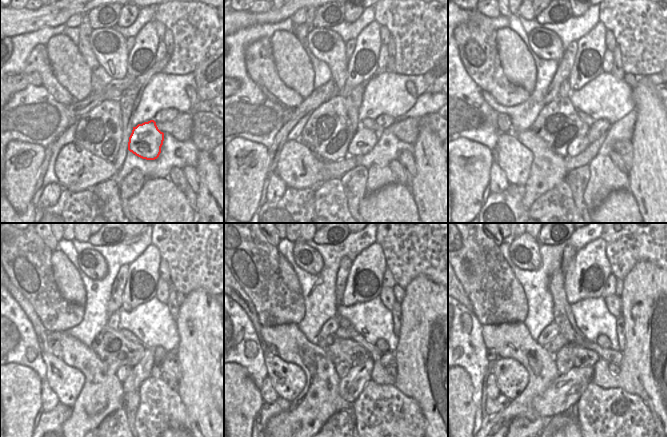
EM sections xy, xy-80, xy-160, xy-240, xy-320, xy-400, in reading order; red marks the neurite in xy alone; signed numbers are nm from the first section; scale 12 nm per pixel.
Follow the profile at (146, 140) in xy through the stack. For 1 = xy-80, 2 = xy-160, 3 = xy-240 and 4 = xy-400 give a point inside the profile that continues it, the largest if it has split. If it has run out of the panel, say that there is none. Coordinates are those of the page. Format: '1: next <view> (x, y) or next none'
1: next xy-80 (364, 139)
2: next xy-160 (577, 146)
3: next xy-240 (122, 372)
4: next xy-400 (563, 358)

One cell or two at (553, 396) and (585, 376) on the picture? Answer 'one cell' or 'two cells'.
one cell

